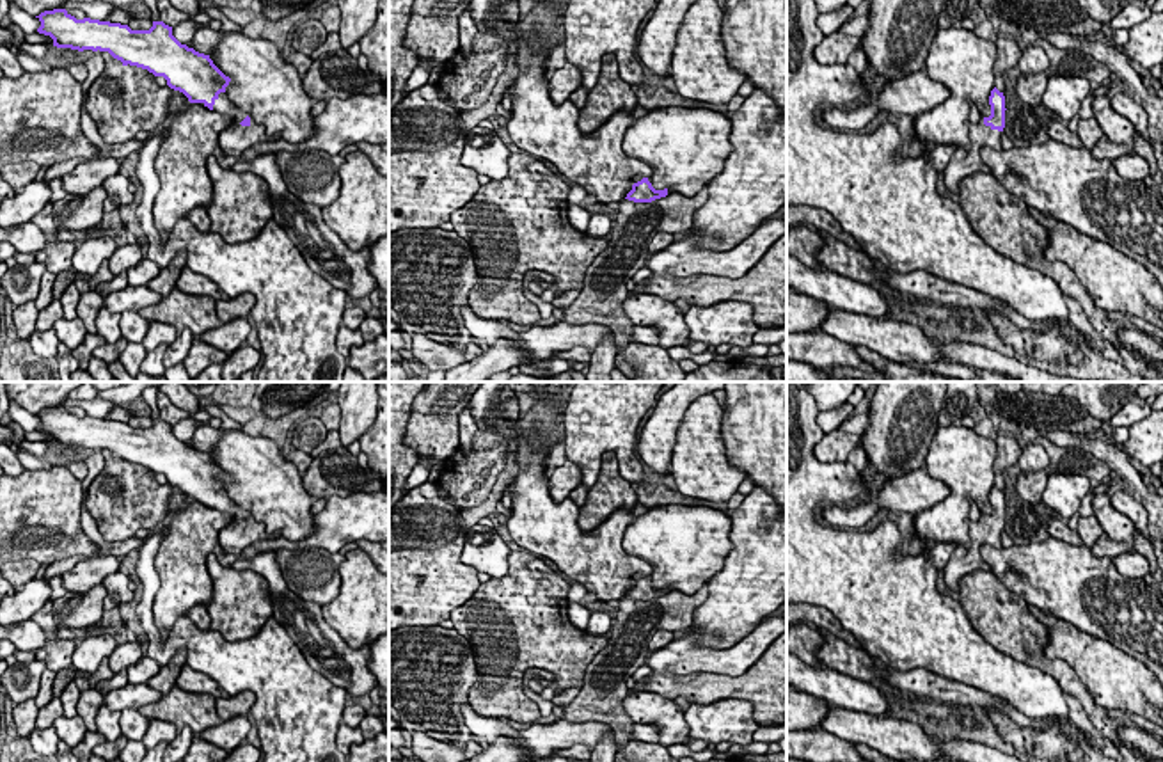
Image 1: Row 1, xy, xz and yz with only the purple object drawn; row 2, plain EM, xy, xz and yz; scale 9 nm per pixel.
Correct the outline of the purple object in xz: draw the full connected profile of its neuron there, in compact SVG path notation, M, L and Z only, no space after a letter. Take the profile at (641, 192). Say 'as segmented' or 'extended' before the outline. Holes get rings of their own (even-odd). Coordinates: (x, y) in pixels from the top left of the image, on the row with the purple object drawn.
as segmented; M643 178L641 181L632 185L632 190L627 194L625 199L634 202L652 202L666 195L668 195L668 188L655 190L652 183L648 181L648 178Z

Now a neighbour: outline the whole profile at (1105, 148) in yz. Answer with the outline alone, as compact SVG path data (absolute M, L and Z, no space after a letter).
M1106 135L1090 151L1096 160L1115 160L1122 155L1129 155L1126 144L1112 142Z

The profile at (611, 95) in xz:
M607 53L602 57L598 80L588 92L588 99L581 108L577 126L582 133L593 133L614 114L634 114L636 107L636 89L620 76L616 55Z

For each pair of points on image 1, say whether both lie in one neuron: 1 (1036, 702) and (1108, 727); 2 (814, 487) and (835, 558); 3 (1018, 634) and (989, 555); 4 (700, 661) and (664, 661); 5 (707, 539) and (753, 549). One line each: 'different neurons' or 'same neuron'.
1: different neurons
2: same neuron
3: different neurons
4: same neuron
5: different neurons

